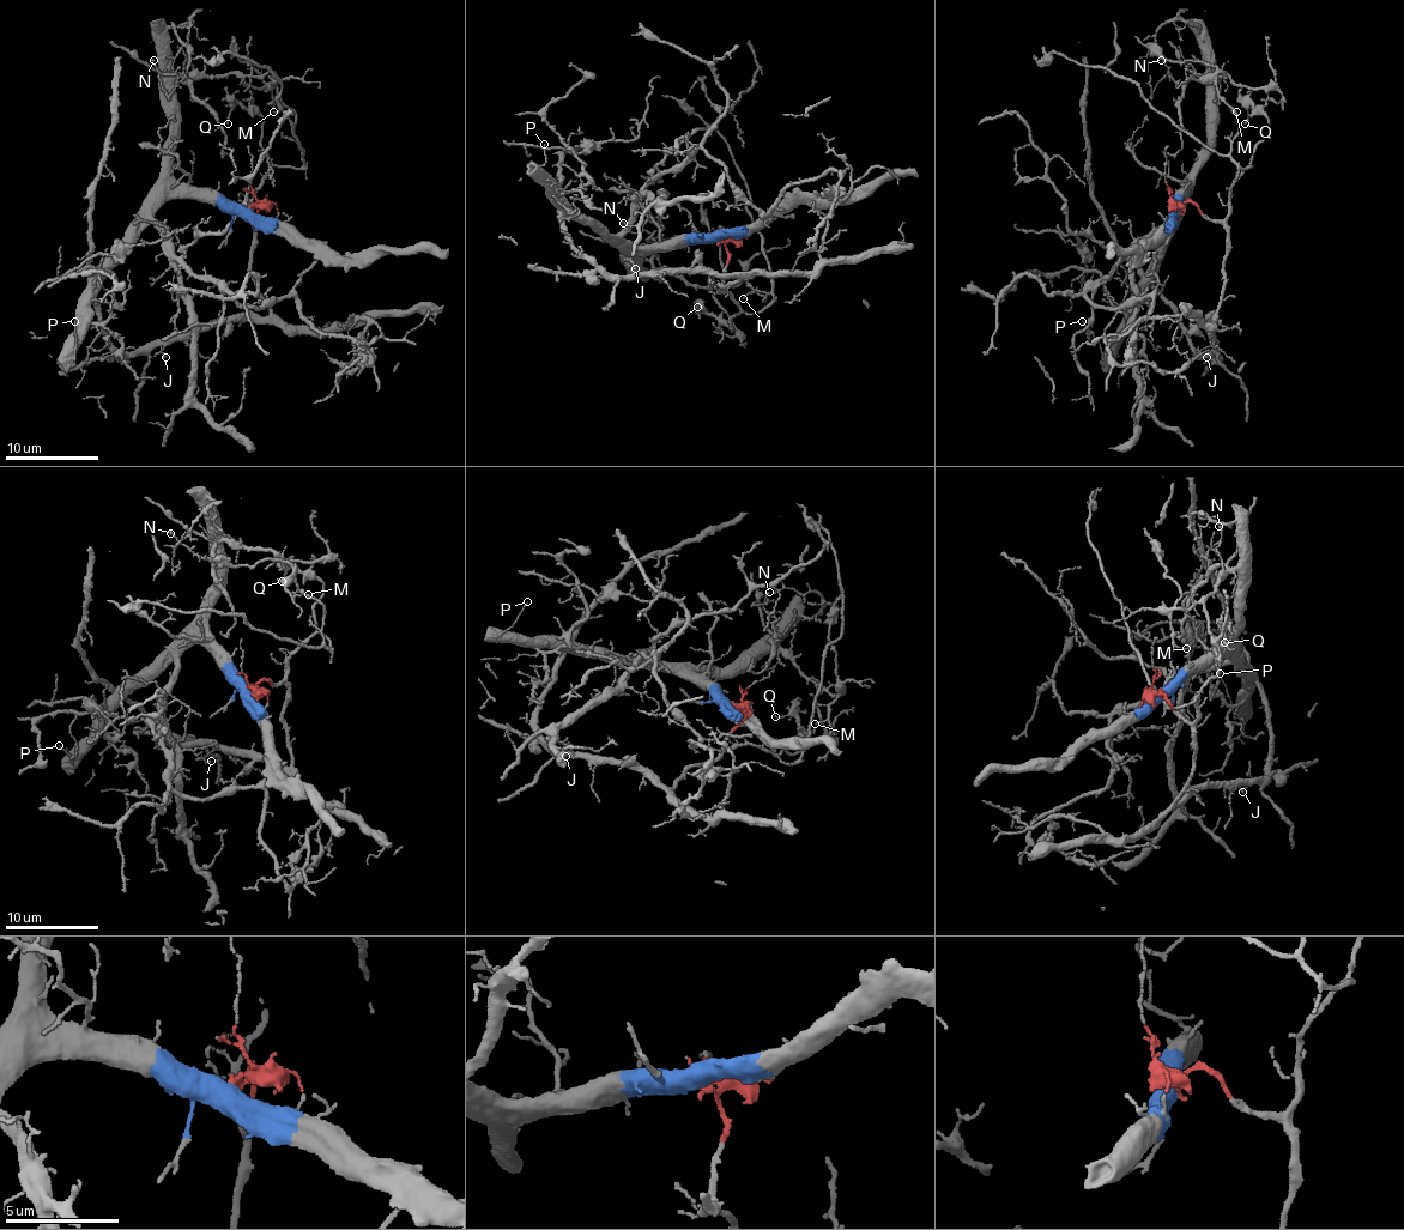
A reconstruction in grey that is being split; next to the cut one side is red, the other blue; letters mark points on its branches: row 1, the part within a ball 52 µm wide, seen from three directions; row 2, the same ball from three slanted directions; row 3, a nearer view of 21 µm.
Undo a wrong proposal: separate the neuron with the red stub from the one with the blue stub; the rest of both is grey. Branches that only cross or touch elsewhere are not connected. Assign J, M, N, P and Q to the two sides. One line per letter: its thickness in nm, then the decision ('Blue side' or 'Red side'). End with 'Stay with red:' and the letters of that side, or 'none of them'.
J: Thickness 120 nm. Red side
M: Thickness 110 nm. Red side
N: Thickness 120 nm. Blue side
P: Thickness 80 nm. Blue side
Q: Thickness 100 nm. Red side
Stay with red: J, M, Q

